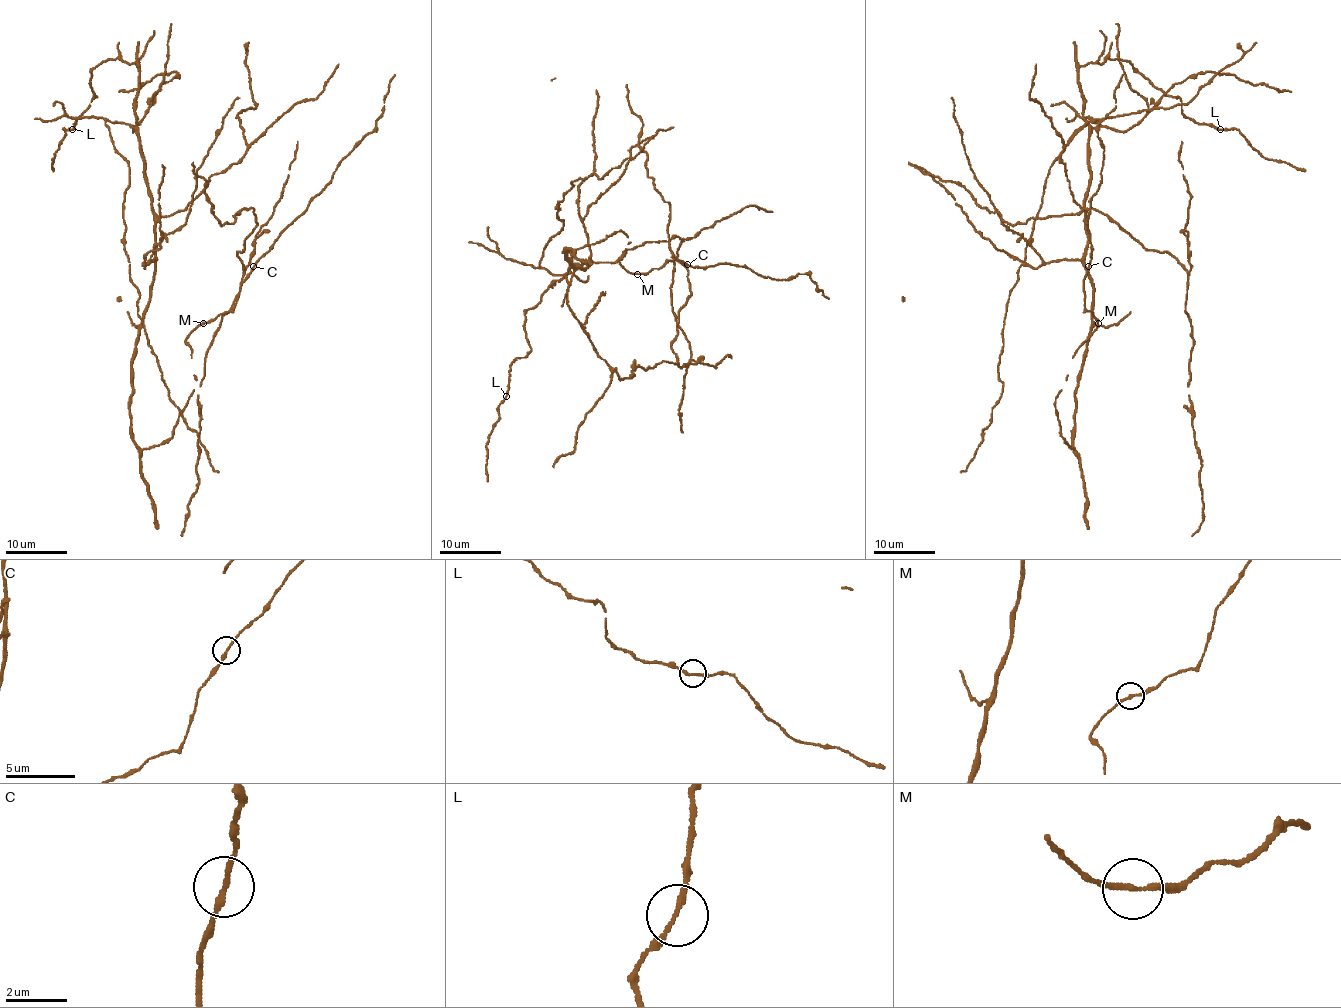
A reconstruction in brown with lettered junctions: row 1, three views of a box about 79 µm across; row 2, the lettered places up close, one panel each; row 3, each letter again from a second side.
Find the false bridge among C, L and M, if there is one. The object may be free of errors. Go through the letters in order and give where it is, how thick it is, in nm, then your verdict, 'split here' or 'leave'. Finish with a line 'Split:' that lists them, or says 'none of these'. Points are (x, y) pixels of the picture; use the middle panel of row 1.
C: at (687, 264); 190 nm thick; leave
L: at (506, 396); 170 nm thick; leave
M: at (637, 274); 190 nm thick; leave
Split: none of these

